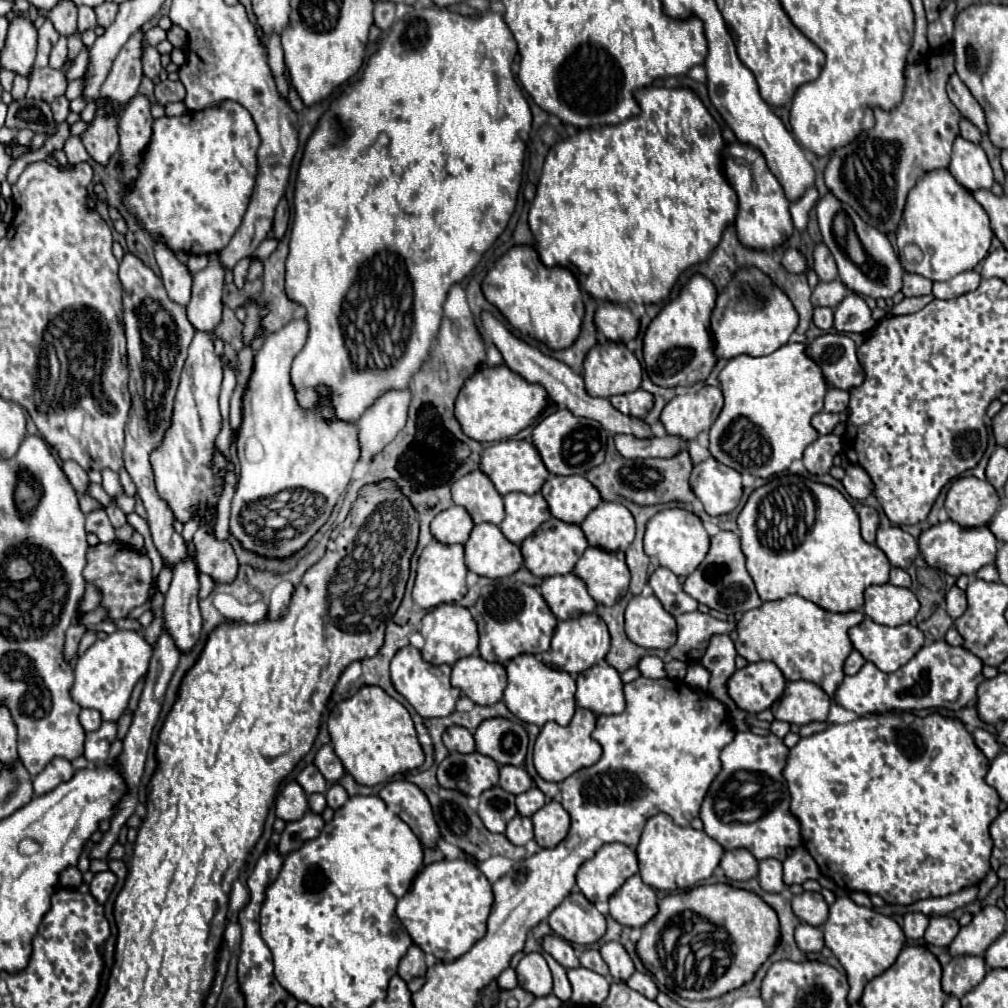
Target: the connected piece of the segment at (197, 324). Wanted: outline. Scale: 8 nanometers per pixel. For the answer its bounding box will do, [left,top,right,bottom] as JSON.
[186,255,224,333]

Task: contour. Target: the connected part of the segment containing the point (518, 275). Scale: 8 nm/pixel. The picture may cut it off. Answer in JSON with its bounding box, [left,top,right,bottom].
[482,245,584,349]

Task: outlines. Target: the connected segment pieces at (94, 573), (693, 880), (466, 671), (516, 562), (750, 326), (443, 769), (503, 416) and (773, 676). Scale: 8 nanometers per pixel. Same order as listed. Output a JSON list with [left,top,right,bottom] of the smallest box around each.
[[84,543,152,619],[636,813,724,891],[452,655,506,705],[464,523,522,577],[710,269,796,359],[436,753,498,797],[454,365,546,441],[728,661,786,713]]

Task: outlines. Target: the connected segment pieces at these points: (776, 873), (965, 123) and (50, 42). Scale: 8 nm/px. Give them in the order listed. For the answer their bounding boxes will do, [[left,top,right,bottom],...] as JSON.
[[758,859,804,895],[960,119,982,143],[36,19,58,67]]

